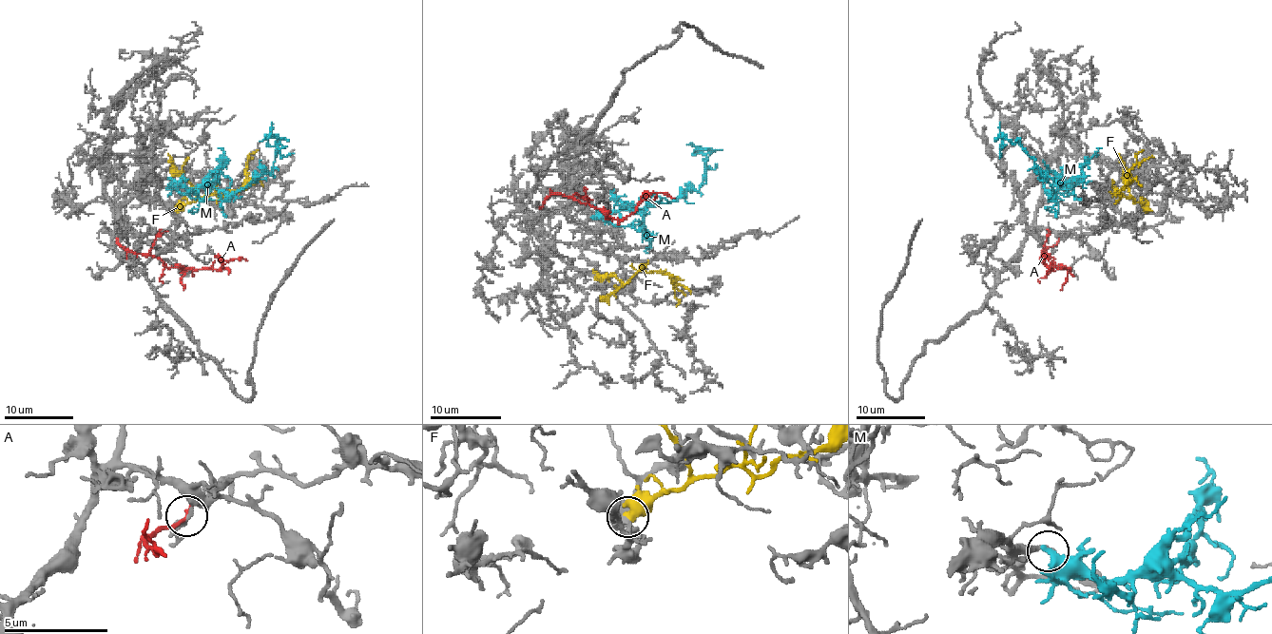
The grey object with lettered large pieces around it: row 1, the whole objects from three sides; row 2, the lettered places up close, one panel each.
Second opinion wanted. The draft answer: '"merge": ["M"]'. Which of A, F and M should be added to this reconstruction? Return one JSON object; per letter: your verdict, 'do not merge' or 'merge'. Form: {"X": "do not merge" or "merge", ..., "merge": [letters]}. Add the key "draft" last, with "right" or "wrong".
{"A": "do not merge", "F": "do not merge", "M": "merge", "merge": ["M"], "draft": "right"}

